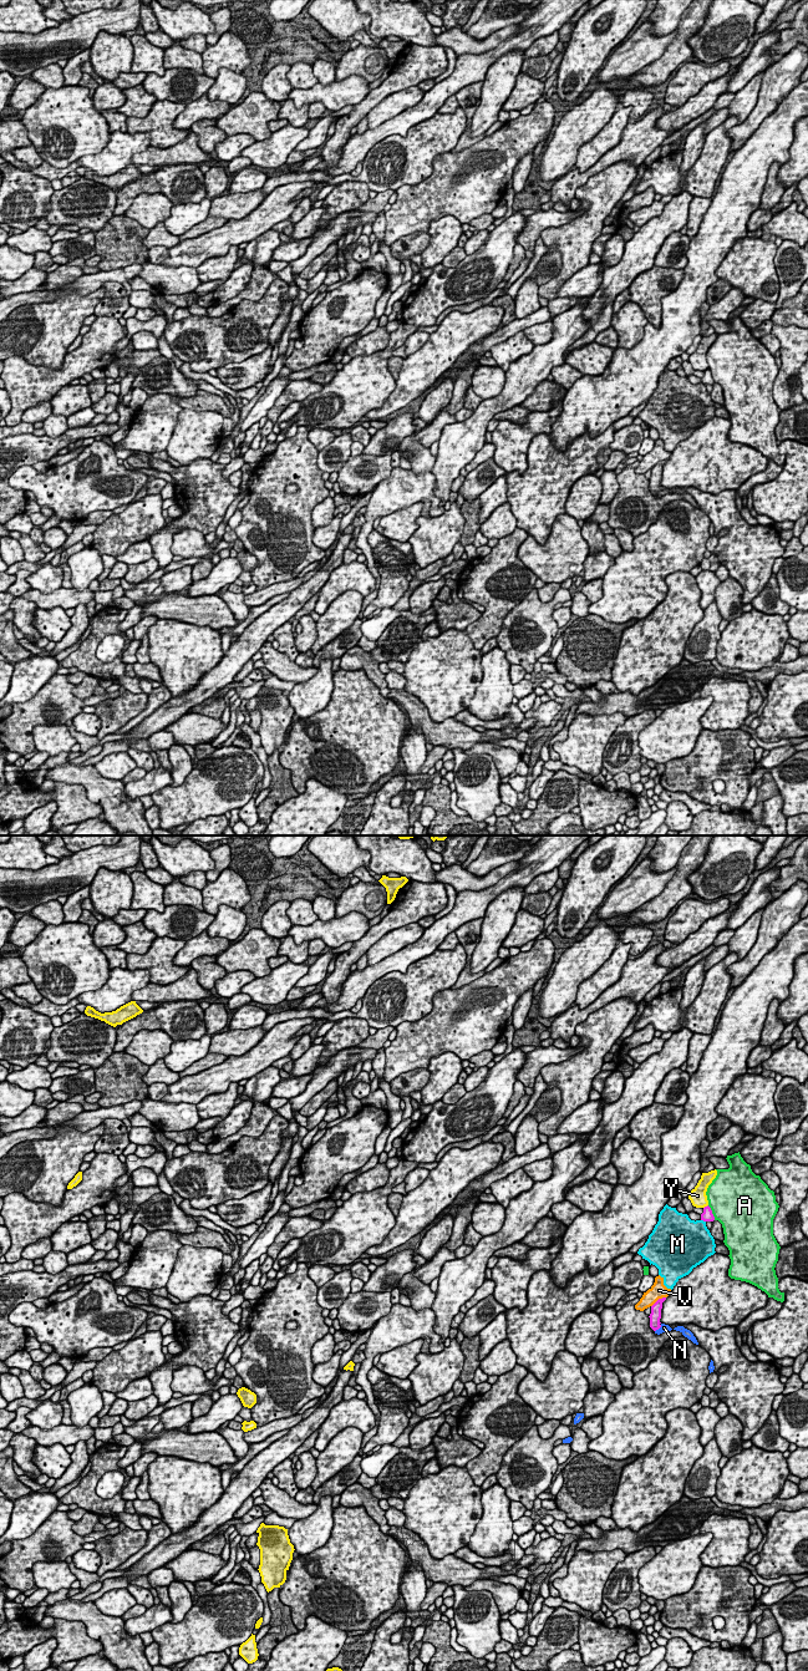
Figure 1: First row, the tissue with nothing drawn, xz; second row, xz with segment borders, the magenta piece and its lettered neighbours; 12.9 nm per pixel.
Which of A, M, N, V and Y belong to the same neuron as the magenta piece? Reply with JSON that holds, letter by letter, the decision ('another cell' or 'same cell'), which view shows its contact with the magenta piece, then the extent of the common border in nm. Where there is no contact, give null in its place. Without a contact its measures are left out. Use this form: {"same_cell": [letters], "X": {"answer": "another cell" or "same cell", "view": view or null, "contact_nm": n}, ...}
{"same_cell": ["N"], "A": {"answer": "another cell", "view": "xz", "contact_nm": 220}, "M": {"answer": "another cell", "view": "xz", "contact_nm": 70}, "N": {"answer": "same cell", "view": "xz", "contact_nm": 130}, "V": {"answer": "another cell", "view": "xz", "contact_nm": 240}, "Y": {"answer": "another cell", "view": "xz", "contact_nm": 80}}

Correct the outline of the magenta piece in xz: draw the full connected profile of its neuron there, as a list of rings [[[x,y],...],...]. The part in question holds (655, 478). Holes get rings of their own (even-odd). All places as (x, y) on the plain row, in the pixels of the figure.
[[[666,461],[659,462],[652,469],[651,469],[651,477],[650,477],[650,491],[655,494],[655,497],[660,498],[665,494],[671,494],[672,492],[669,488],[661,487],[661,472],[662,466],[666,463]]]

